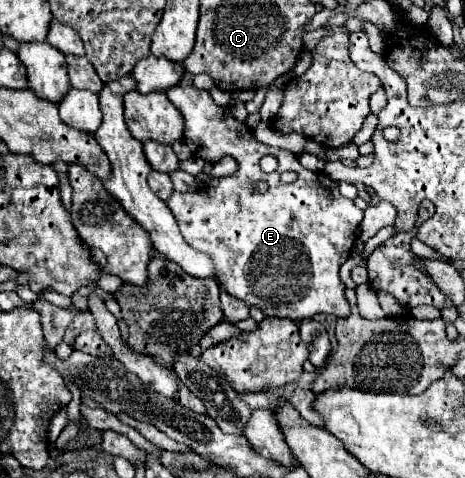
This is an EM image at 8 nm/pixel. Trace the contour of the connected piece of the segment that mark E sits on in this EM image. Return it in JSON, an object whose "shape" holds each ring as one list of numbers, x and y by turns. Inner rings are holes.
{"shape":[[173,86,165,94,185,118,183,140,193,156,215,162,229,154,239,164,239,170,221,178,219,186,199,188,197,192,173,190,167,200,185,240,193,248,213,256,225,290,249,306,259,306,267,316,291,320,311,318,319,312,335,314,337,318,349,316,339,266,351,254,363,210,353,200,343,198,337,182,325,172,311,172,291,152,257,142,251,128,237,122,229,108,217,106,207,90],[265,154,279,160,279,168,271,174,259,168,259,160],[283,170,295,170,299,176,297,182,279,182],[257,180,267,182,269,192,253,192]]}

